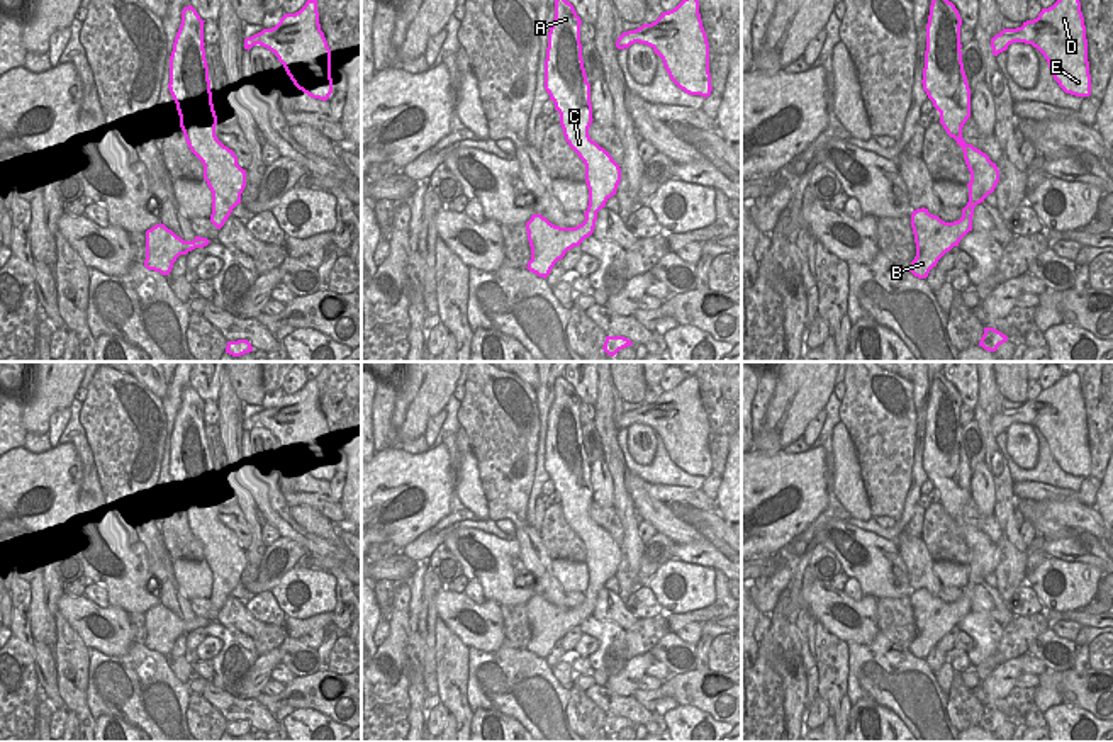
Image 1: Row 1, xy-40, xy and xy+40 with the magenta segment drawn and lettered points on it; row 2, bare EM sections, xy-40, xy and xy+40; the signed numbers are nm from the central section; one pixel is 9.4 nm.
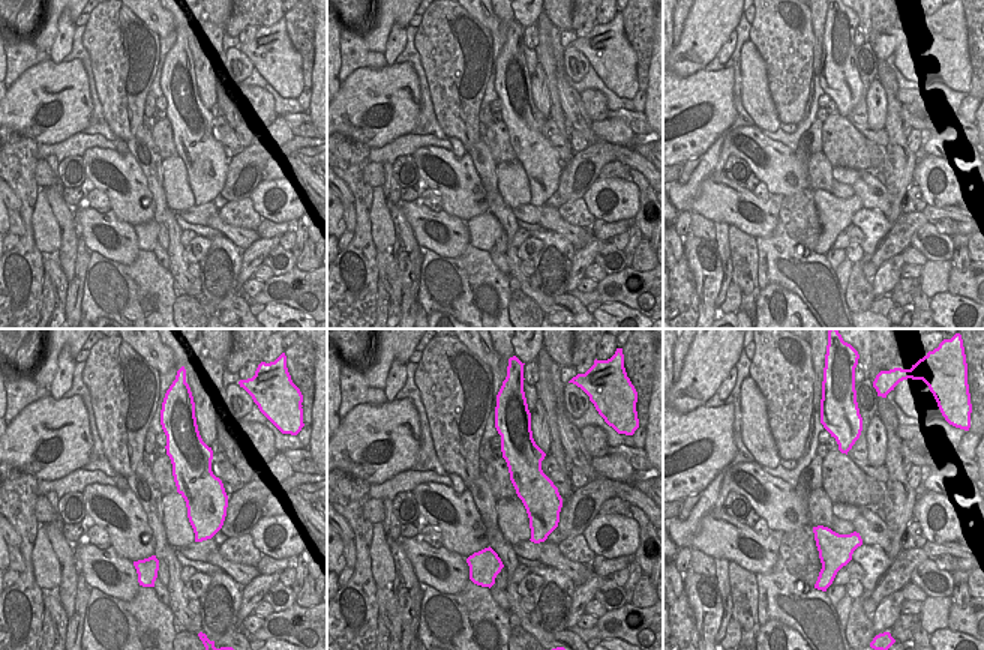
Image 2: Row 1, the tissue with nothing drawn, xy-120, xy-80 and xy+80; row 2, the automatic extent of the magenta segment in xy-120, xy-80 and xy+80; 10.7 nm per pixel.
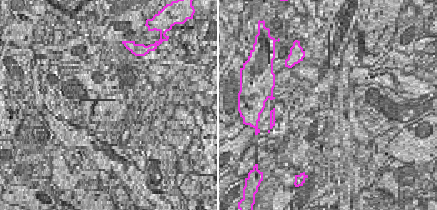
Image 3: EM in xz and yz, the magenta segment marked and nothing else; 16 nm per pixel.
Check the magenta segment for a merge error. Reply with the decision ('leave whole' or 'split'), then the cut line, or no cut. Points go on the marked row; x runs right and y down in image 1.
leave whole | no cut

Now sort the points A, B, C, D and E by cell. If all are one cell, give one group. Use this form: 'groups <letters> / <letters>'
groups A B C D E

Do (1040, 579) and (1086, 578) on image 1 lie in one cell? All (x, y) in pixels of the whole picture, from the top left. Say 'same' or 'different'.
same

